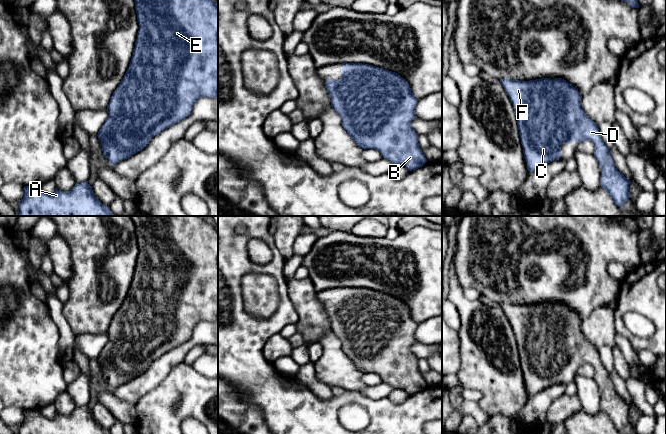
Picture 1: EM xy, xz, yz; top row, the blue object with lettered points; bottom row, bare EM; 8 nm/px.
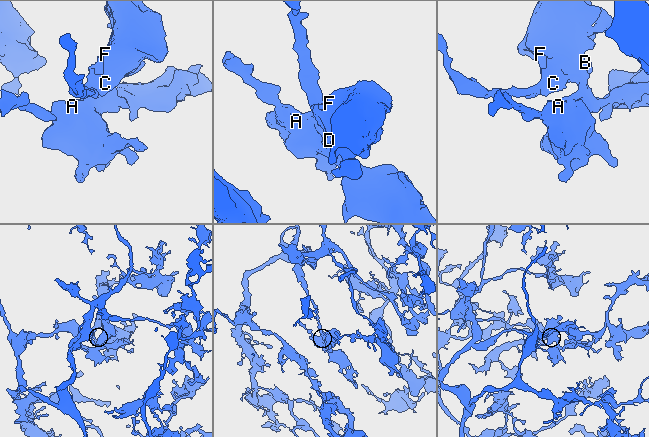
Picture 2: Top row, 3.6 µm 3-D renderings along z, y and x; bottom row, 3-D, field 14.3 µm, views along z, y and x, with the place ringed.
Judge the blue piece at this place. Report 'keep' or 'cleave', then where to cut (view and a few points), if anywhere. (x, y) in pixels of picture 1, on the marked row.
keep; no cut

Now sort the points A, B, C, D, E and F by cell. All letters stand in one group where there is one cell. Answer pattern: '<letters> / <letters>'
A B C D E F

